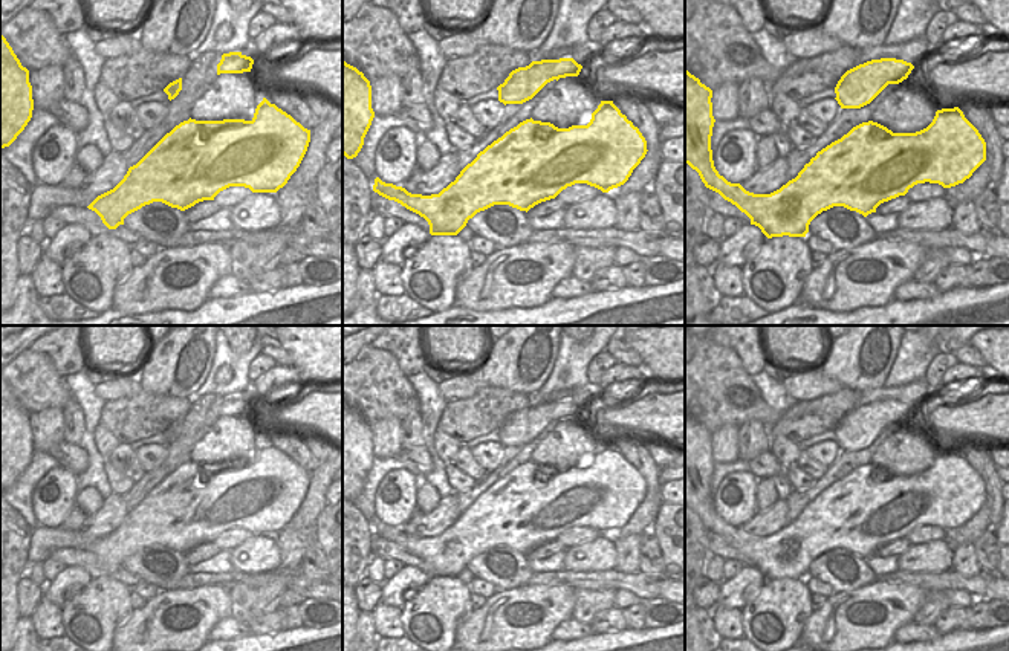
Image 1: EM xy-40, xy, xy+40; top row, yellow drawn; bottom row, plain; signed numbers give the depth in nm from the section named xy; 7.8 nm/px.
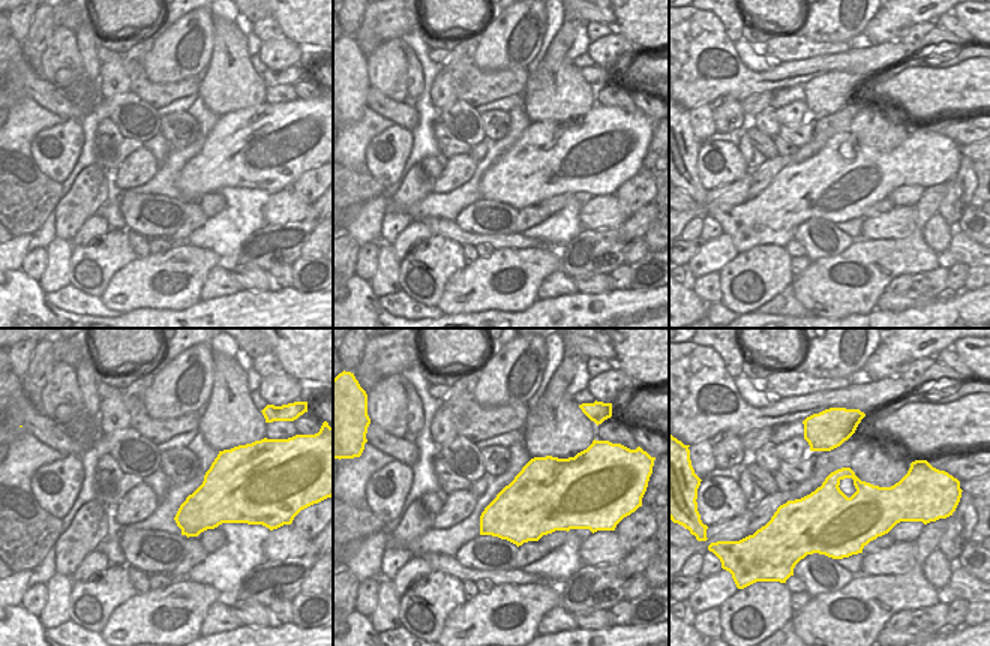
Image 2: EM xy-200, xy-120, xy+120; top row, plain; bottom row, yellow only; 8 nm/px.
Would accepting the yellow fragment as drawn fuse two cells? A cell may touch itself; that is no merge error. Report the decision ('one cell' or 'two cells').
two cells

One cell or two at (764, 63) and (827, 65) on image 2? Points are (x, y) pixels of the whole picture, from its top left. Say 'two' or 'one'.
two

